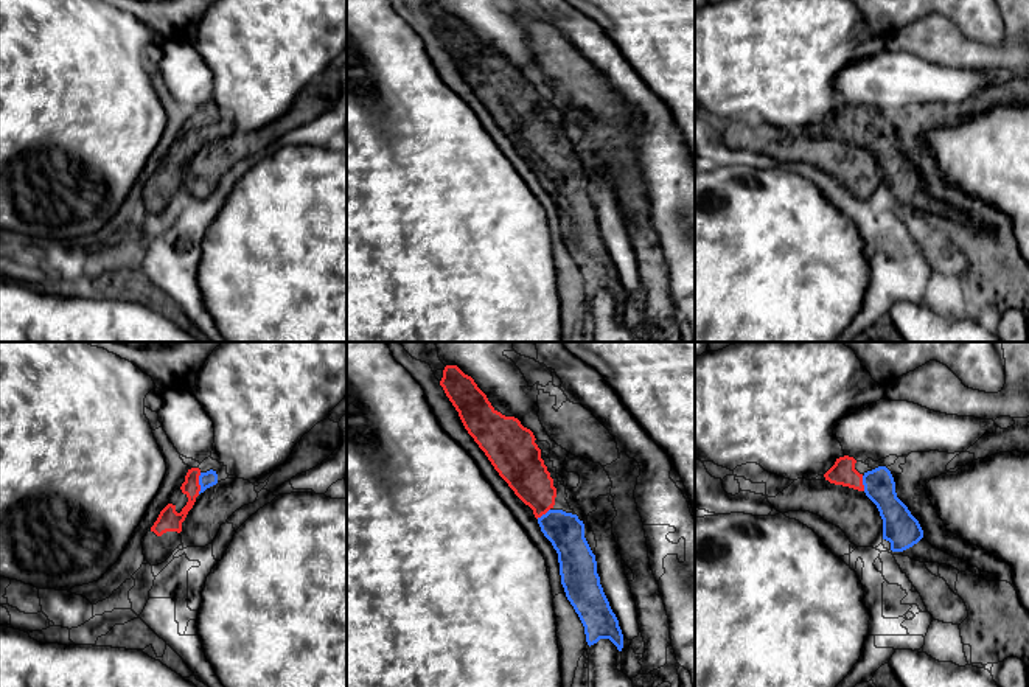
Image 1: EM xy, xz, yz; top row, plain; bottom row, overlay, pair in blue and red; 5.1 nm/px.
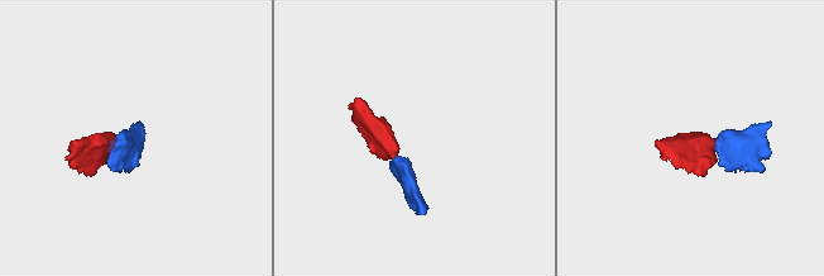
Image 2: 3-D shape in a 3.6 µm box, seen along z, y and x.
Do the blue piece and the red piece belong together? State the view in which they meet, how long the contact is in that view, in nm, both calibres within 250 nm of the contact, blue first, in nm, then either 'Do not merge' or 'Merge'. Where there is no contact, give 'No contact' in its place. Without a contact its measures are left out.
Touches blue in xy. Shared border 110 nm. Thickness 80 nm (blue) against 120 nm. Merge

